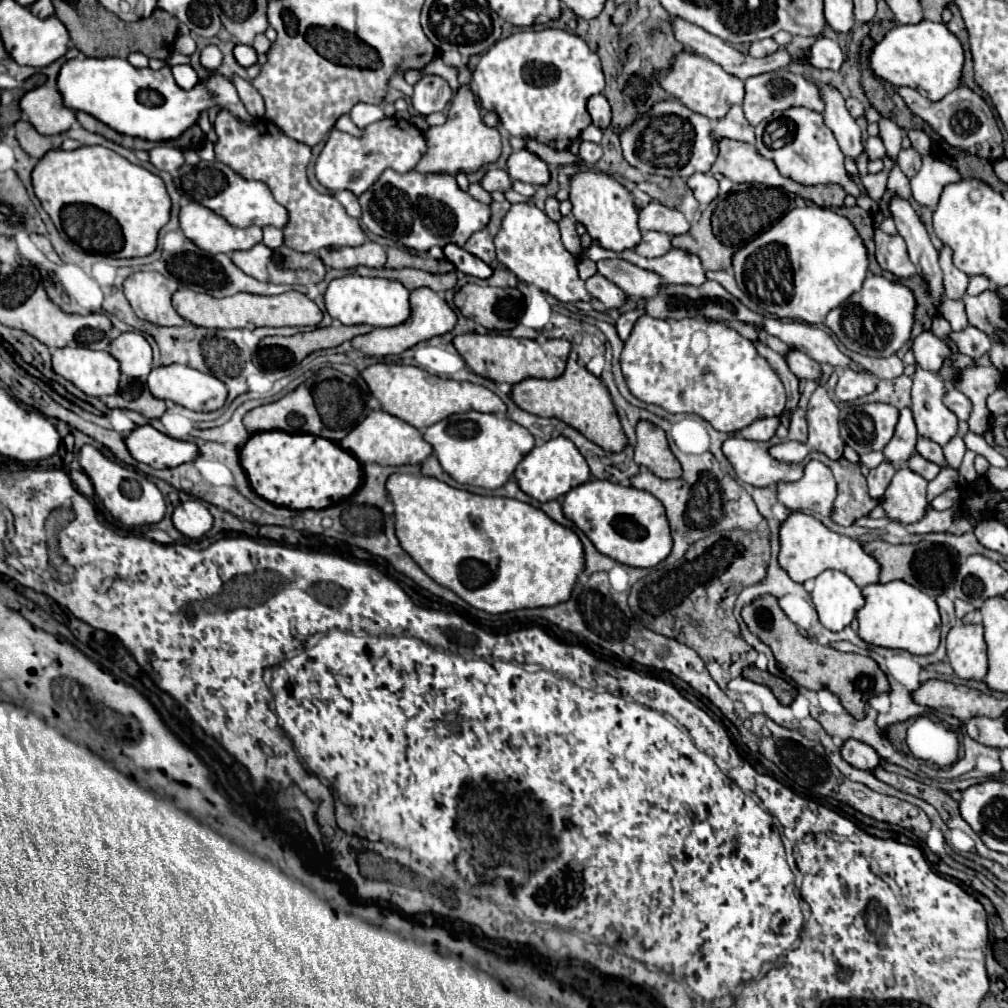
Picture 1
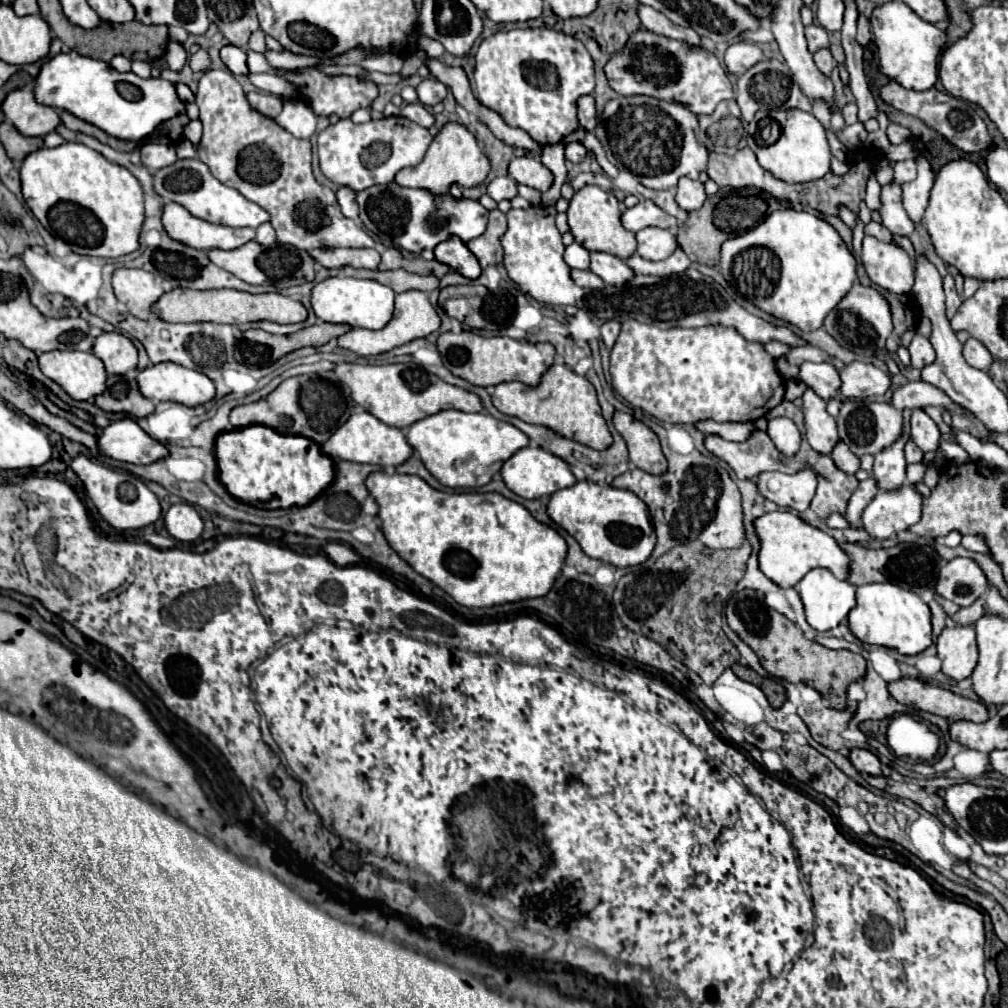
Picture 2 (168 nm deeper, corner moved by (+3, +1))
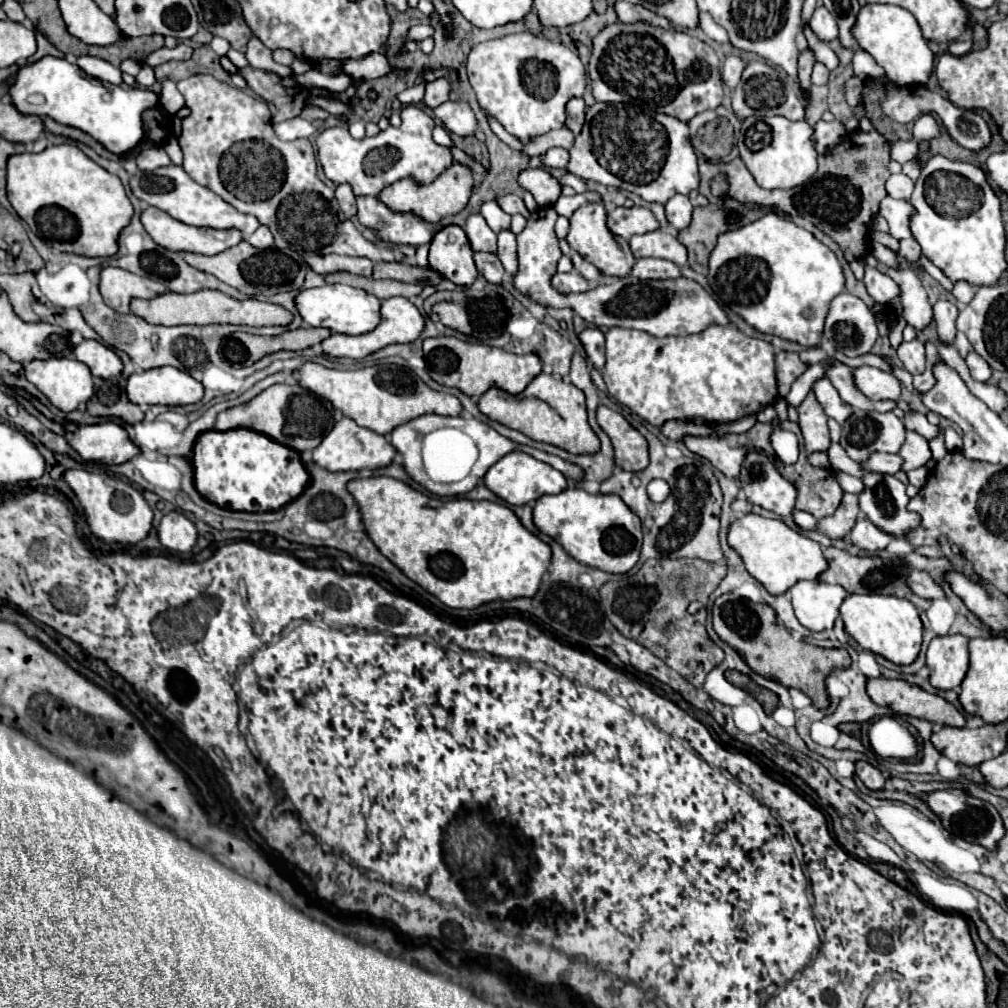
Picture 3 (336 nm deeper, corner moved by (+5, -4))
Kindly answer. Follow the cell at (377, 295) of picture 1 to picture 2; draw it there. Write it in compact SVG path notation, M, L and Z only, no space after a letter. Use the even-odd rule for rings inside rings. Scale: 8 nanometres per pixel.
M349 276L327 278L315 284L311 292L311 306L317 318L333 324L349 324L353 328L369 328L369 330L383 328L393 316L393 304L395 292L389 286L379 284L375 280L357 280Z

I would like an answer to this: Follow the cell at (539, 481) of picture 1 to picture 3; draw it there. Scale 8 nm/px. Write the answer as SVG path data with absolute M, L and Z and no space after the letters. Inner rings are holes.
M511 451L505 457L501 457L483 477L483 483L489 491L493 491L499 499L507 501L509 505L525 505L537 501L541 495L547 493L561 493L567 487L567 479L563 473L553 469L551 465L537 461L535 457L523 453L523 451Z

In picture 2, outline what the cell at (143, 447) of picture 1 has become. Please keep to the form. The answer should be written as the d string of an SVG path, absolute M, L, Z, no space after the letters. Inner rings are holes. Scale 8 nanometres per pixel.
M123 418L103 428L99 434L99 448L105 456L131 464L153 464L169 456L169 450L131 418Z

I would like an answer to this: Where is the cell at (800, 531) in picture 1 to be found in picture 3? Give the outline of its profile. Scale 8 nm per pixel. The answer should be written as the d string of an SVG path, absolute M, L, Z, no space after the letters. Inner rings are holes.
M747 513L739 519L733 519L727 533L727 543L739 553L745 563L745 569L755 577L771 595L781 595L791 589L797 581L817 579L825 571L825 557L821 545L799 535L779 519L765 519L761 515Z

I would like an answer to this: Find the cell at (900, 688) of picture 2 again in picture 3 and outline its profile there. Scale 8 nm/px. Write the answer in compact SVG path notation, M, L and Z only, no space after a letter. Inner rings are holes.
M875 677L875 679L867 679L867 695L871 697L873 703L877 705L885 705L889 709L893 709L895 713L901 715L909 715L909 717L919 717L937 725L949 725L949 727L963 727L965 719L963 715L943 697L939 695L931 695L927 691L923 691L917 685L911 685L907 681L901 679L885 679L885 677Z

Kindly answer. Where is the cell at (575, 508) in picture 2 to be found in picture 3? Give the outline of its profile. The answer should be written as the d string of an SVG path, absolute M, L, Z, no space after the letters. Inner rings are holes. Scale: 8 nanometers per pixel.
M571 487L557 495L543 495L533 505L533 523L583 565L607 573L627 573L639 559L641 521L617 495L591 495L581 487Z

